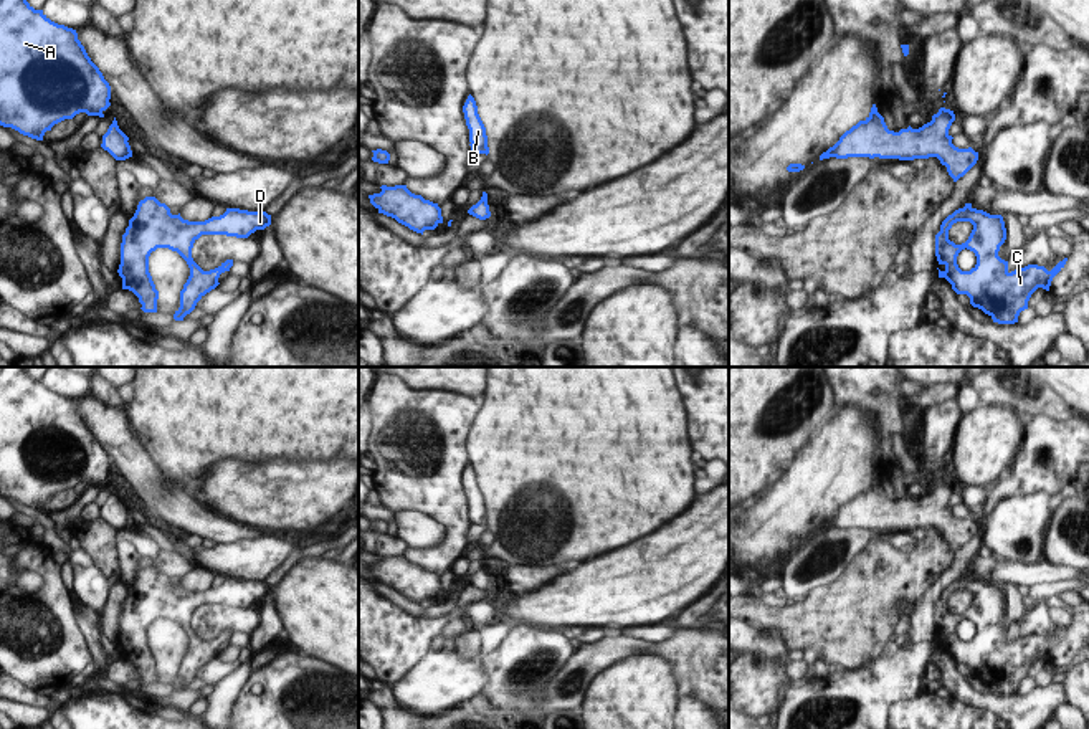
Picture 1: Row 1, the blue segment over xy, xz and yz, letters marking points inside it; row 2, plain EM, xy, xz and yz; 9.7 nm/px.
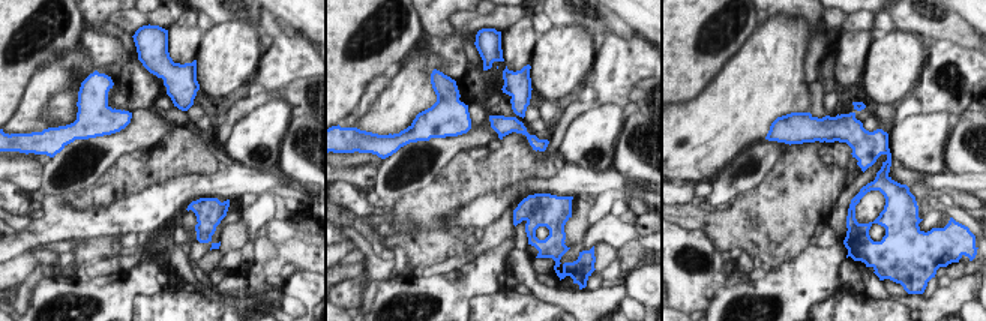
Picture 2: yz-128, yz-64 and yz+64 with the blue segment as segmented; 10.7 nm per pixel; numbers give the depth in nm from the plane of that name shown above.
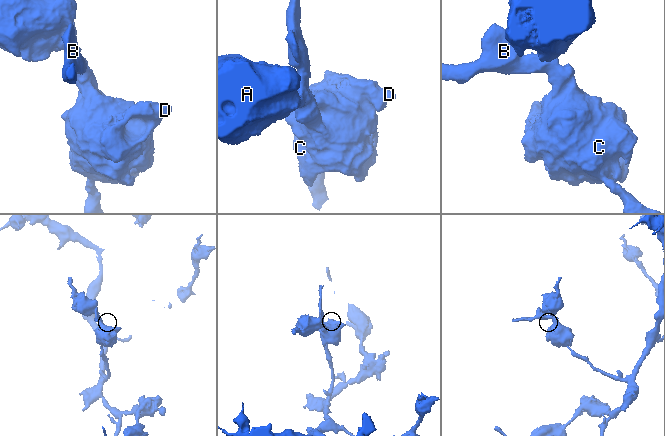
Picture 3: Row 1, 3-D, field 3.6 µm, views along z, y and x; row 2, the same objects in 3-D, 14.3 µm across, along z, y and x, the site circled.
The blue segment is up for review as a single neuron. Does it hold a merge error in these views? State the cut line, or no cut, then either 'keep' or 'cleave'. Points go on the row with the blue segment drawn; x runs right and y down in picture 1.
no cut | keep

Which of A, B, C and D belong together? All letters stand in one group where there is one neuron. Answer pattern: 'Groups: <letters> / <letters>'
Groups: A B C D.

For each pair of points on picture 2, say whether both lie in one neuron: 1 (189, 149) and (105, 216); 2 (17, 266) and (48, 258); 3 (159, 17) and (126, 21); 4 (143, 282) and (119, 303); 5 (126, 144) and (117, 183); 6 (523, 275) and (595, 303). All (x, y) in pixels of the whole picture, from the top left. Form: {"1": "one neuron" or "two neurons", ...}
{"1": "two neurons", "2": "one neuron", "3": "one neuron", "4": "one neuron", "5": "two neurons", "6": "one neuron"}

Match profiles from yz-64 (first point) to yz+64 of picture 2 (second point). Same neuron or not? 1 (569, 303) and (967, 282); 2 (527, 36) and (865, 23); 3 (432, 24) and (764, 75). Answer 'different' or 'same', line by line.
1: same
2: different
3: different

